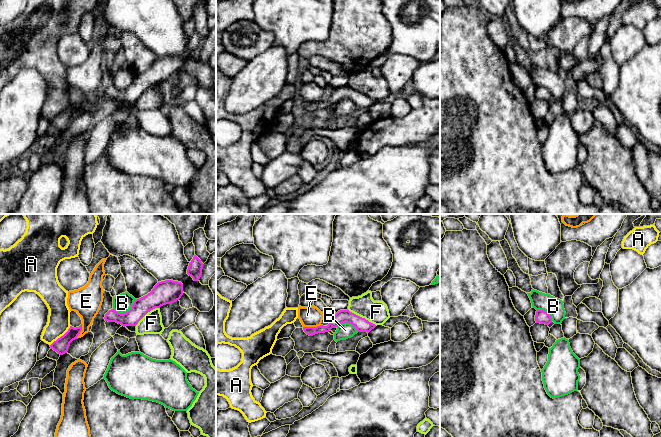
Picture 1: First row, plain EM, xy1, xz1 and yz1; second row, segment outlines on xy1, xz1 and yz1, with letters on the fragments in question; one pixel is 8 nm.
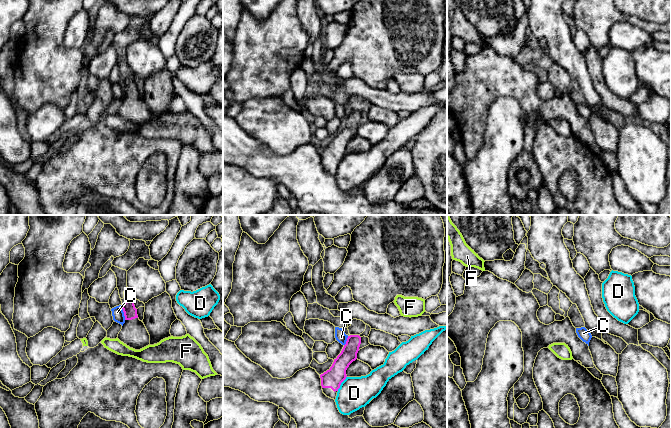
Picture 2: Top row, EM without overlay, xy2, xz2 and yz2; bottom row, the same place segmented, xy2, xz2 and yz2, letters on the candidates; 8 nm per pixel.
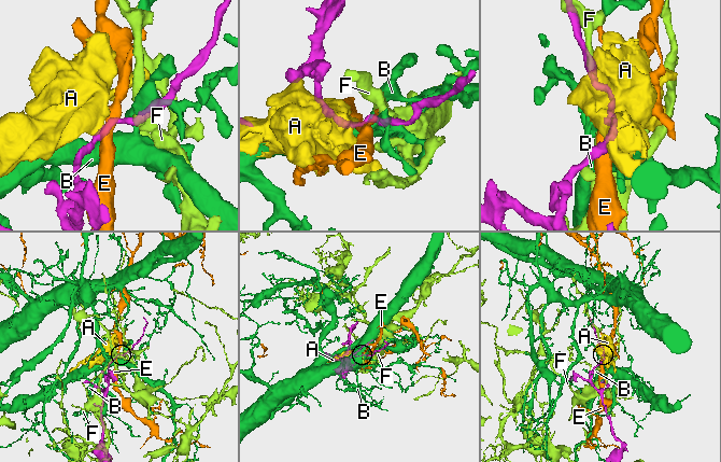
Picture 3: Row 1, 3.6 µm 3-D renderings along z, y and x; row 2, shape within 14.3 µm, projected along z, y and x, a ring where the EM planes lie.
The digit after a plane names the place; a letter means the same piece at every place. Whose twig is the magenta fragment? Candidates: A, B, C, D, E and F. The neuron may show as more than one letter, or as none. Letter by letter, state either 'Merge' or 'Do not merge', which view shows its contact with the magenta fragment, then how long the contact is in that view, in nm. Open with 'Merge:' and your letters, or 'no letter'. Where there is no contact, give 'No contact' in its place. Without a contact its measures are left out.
Merge: no letter
A: Do not merge. Touches magenta in xy1. Shared border 240 nm
B: Do not merge. Touches magenta in xy1. Shared border 200 nm
C: Do not merge. Touches magenta in xy2. Shared border 120 nm
D: Do not merge. Touches magenta in xz2. Shared border 140 nm
E: Do not merge. Touches magenta in xz1. Shared border 150 nm
F: Do not merge. Touches magenta in xz1. Shared border 280 nm

